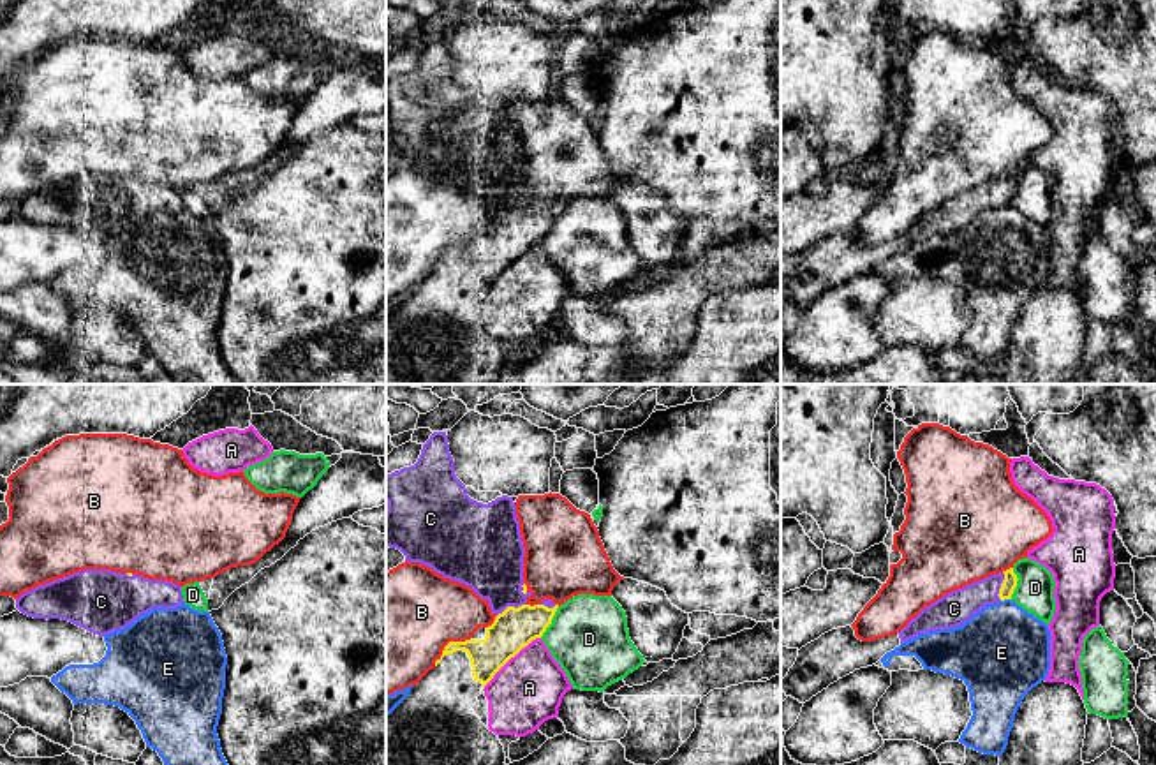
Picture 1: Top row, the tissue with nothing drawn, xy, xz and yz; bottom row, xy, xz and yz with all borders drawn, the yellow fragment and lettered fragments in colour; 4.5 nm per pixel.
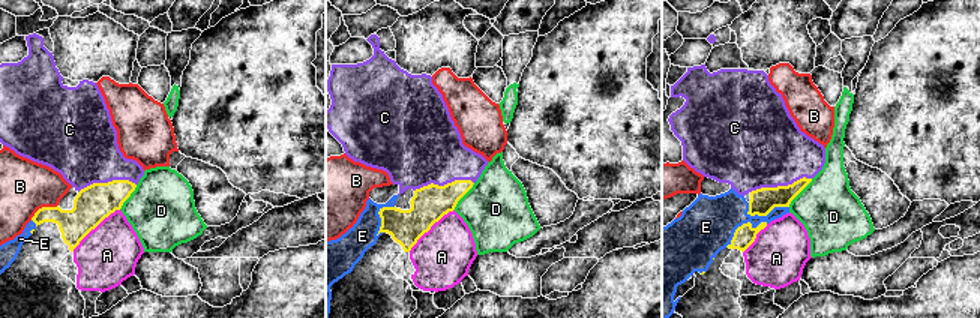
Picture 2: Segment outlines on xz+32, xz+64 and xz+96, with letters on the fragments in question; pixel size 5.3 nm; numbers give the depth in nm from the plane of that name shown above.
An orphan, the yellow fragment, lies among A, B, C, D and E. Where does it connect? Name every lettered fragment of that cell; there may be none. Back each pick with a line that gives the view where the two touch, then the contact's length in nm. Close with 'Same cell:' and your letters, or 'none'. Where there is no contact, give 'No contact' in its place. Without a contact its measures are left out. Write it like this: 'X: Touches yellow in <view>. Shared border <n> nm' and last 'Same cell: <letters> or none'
C: Touches yellow in yz. Shared border 140 nm
Same cell: C

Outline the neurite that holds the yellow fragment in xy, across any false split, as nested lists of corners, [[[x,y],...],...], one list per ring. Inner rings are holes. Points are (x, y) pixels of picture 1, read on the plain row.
[[[83,175],[23,197],[16,213],[33,224],[62,224],[106,241],[153,213],[176,213],[183,208],[182,192],[173,187]]]

